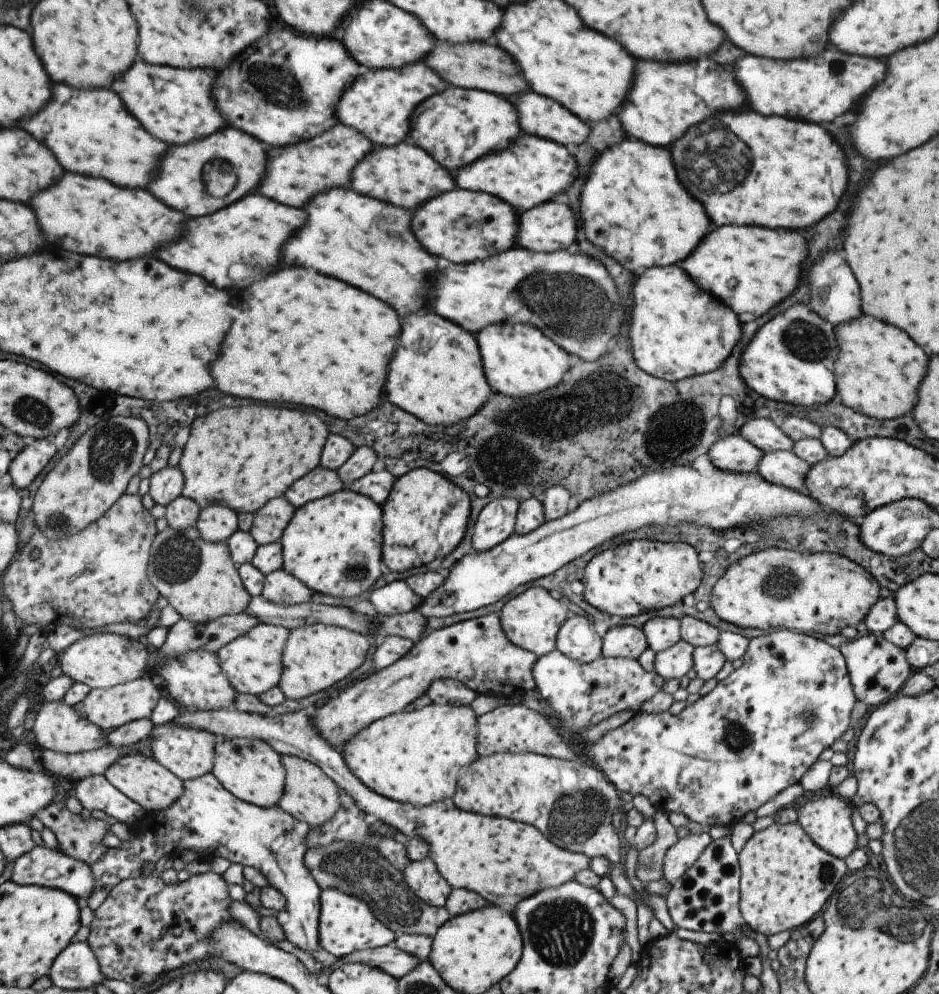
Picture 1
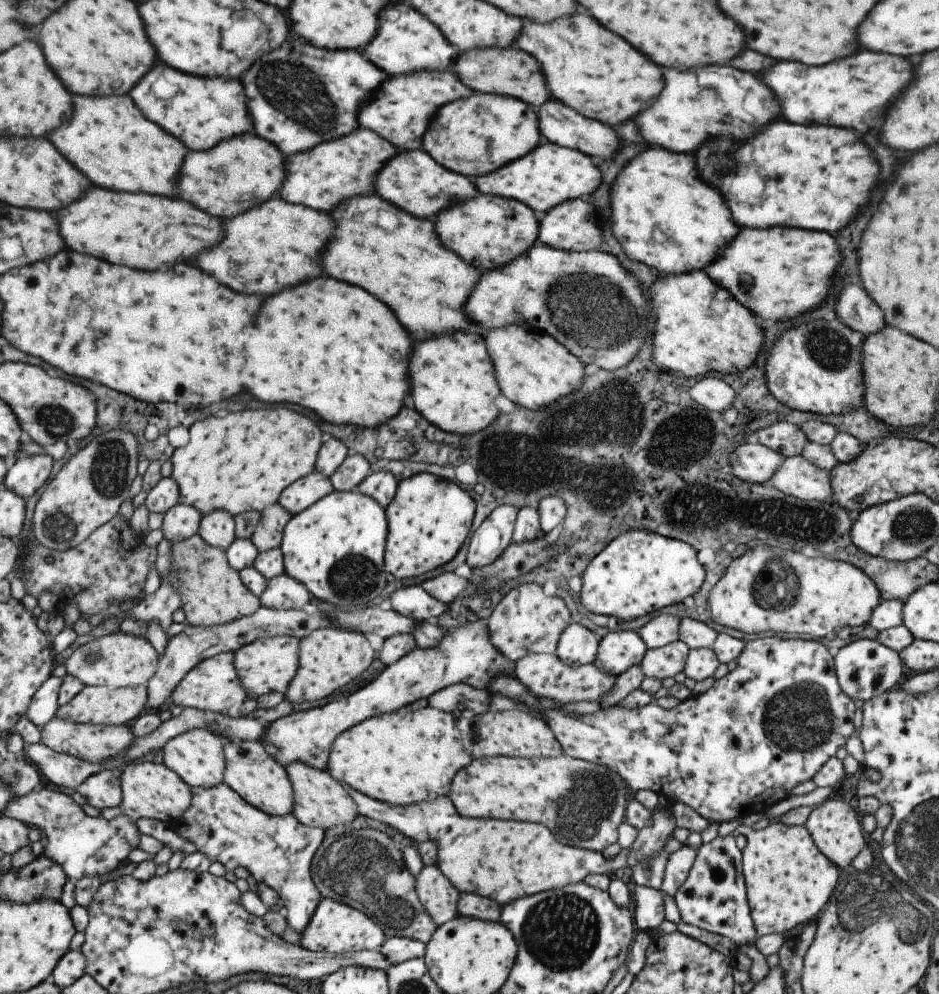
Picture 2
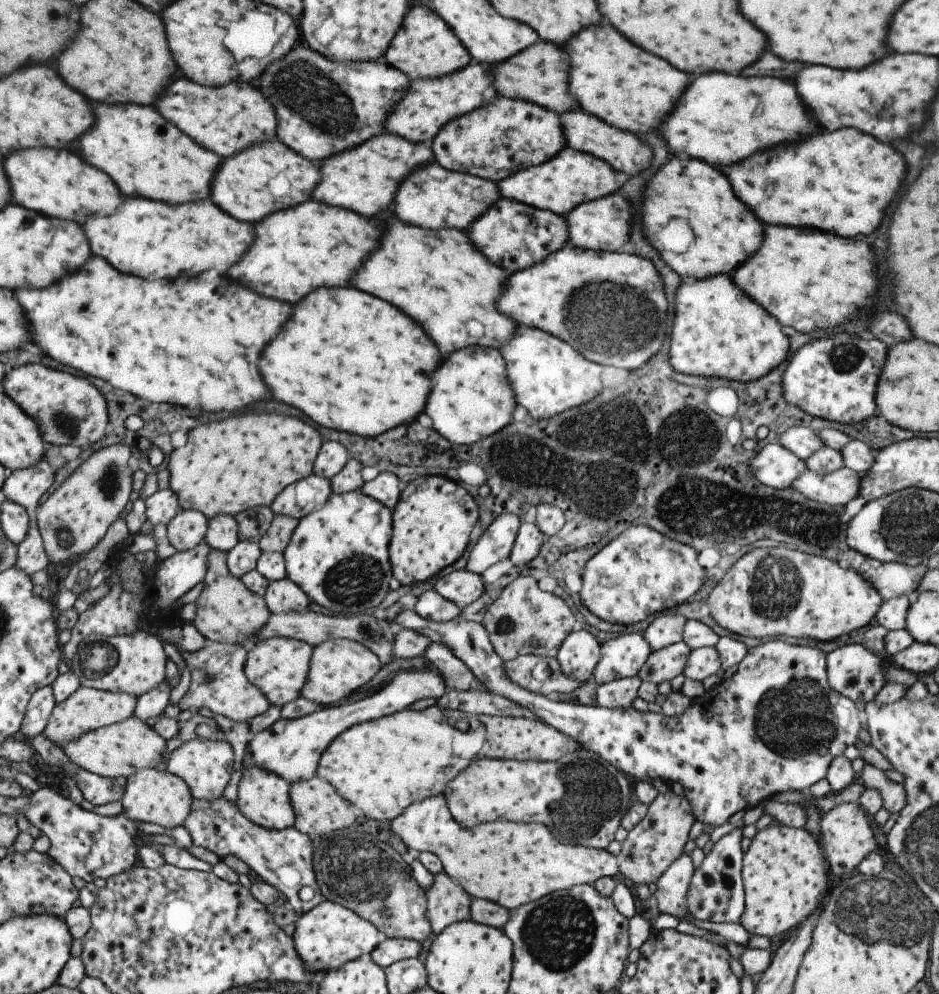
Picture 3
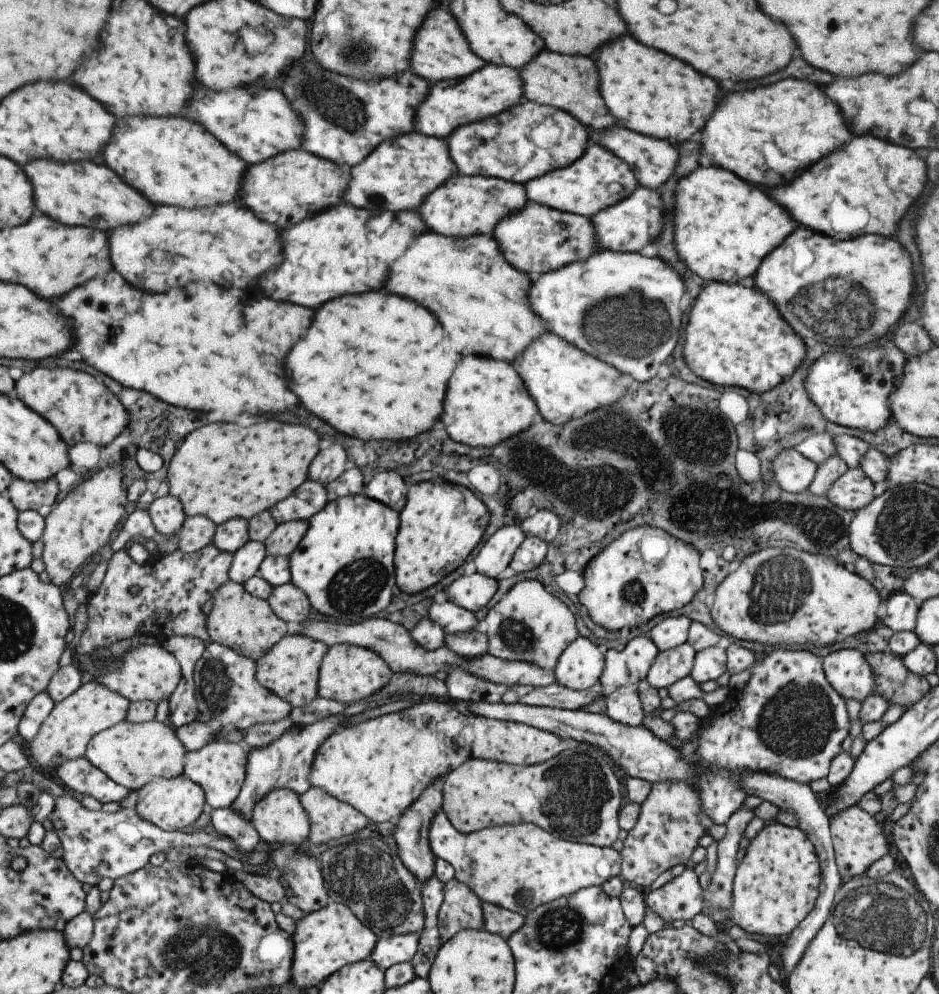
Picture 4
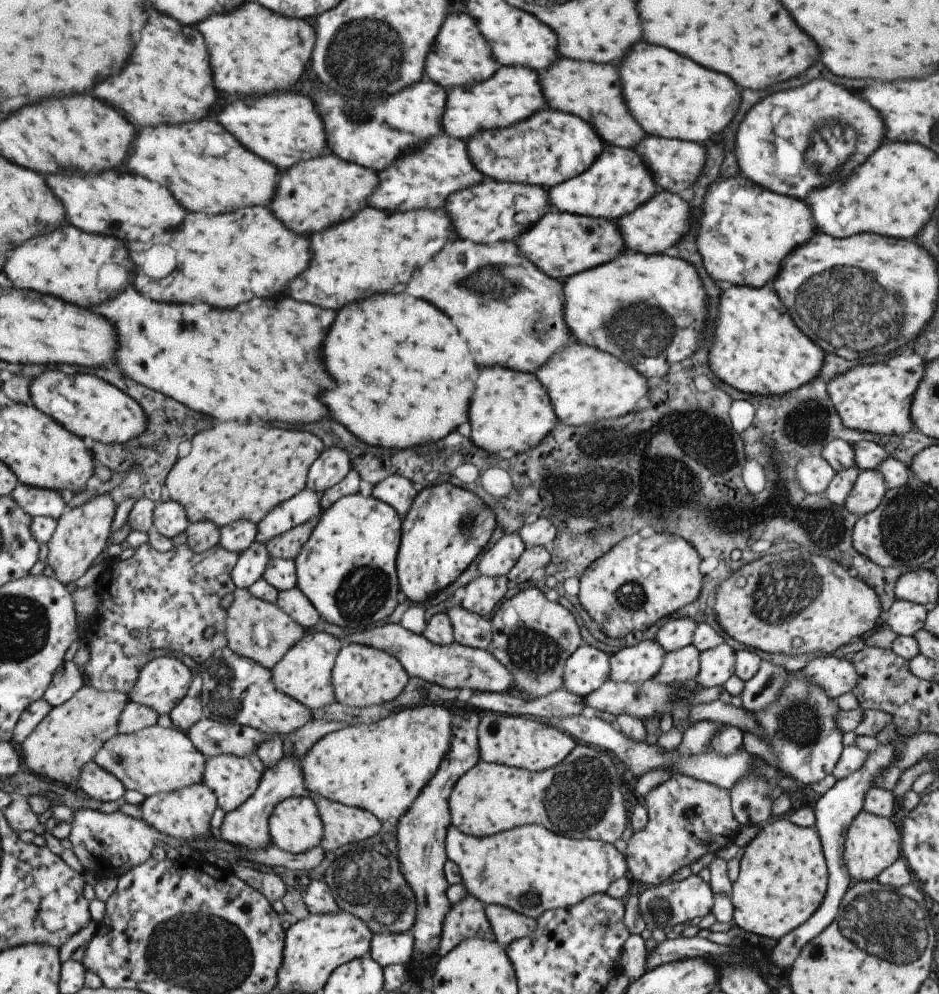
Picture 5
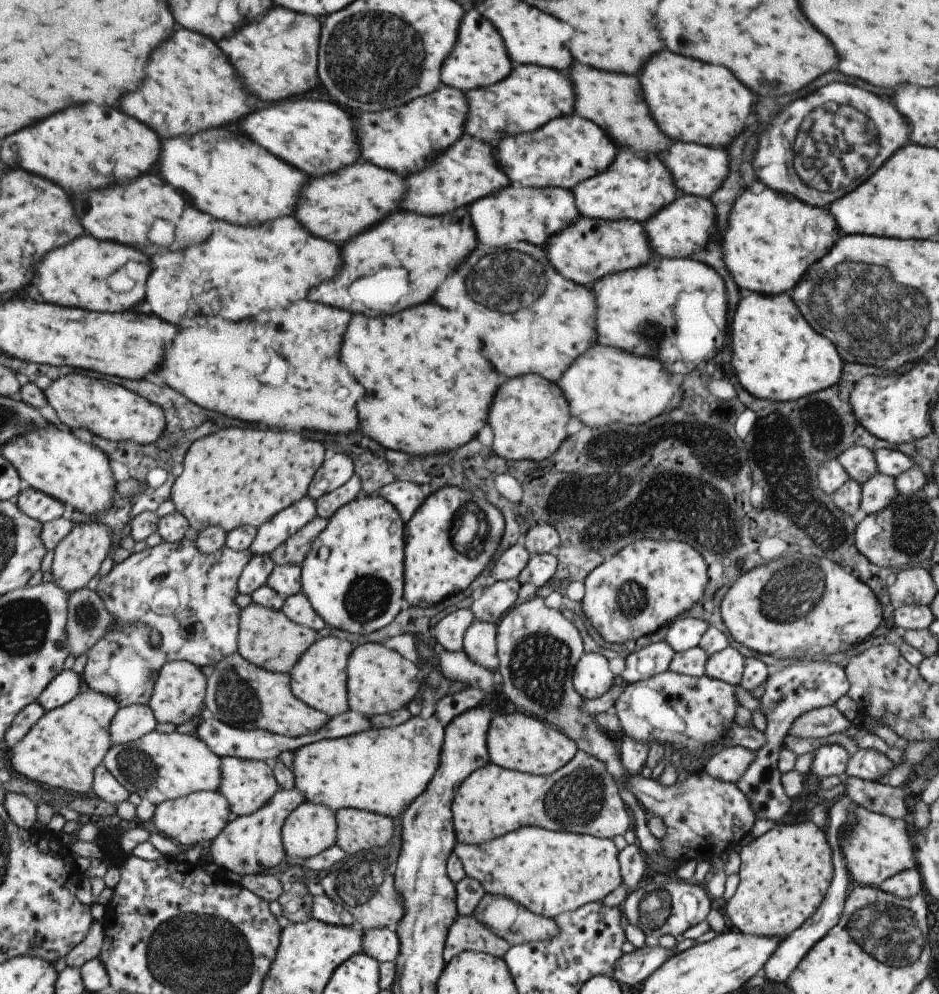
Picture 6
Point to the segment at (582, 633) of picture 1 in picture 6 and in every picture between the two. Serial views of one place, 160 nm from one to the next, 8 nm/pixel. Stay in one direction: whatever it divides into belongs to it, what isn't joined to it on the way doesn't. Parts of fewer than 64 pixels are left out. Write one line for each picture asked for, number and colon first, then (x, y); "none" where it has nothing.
2: (577, 646)
3: (578, 654)
4: (579, 666)
5: (585, 670)
6: (591, 678)

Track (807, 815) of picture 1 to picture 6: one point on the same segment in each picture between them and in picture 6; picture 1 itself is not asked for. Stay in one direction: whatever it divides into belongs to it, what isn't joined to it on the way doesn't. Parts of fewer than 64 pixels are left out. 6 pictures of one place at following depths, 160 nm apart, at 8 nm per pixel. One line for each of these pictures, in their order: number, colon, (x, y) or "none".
2: (834, 827)
3: (845, 835)
4: (856, 839)
5: (871, 843)
6: (874, 847)

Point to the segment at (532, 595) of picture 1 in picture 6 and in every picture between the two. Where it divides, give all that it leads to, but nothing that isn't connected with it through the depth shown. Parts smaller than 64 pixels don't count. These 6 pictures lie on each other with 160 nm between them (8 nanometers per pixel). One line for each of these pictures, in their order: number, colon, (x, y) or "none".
2: (525, 620)
3: (523, 620)
4: (527, 624)
5: (532, 638)
6: (536, 647)

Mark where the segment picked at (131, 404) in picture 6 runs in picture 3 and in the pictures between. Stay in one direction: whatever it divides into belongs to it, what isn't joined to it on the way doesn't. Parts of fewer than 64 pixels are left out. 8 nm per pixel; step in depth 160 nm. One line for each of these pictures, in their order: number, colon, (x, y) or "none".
3: (70, 410)
4: (83, 409)
5: (90, 407)

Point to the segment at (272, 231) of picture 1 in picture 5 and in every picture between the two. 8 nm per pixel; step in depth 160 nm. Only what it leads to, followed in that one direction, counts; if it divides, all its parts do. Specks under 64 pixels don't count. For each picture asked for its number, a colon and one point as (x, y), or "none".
2: (275, 244)
3: (295, 251)
4: (347, 251)
5: (376, 251)

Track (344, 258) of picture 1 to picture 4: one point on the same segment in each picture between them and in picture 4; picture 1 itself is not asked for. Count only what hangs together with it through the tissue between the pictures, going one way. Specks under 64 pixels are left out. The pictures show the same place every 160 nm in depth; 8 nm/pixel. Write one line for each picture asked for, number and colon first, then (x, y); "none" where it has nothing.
2: (395, 257)
3: (452, 294)
4: (481, 302)

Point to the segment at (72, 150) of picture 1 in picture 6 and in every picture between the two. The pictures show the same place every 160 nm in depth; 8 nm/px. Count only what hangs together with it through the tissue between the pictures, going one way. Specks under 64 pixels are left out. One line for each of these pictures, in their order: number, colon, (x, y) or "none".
2: (109, 139)
3: (147, 157)
4: (173, 161)
5: (200, 163)
6: (226, 175)

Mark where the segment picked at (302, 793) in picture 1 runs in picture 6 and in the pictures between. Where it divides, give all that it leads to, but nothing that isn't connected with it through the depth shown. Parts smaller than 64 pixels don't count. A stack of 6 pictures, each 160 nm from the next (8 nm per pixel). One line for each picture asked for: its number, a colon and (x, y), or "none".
2: (319, 801)
3: (318, 811)
4: (328, 818)
5: (342, 824)
6: (355, 830)

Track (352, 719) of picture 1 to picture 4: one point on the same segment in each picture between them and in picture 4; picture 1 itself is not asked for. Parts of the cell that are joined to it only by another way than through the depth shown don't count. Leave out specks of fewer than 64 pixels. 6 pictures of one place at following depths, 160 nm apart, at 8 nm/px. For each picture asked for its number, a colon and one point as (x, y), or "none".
2: (464, 654)
3: (290, 748)
4: (285, 763)

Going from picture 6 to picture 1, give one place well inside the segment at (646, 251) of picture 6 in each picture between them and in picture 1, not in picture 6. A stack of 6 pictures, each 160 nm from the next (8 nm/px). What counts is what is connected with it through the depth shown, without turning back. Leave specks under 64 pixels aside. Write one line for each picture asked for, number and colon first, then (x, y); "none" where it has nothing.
1: (460, 225)
2: (487, 231)
3: (514, 236)
4: (536, 239)
5: (560, 244)

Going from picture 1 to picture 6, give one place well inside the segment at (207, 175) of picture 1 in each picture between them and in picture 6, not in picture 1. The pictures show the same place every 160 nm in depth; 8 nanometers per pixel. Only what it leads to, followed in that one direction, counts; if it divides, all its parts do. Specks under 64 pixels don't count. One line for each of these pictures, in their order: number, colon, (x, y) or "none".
2: (236, 174)
3: (256, 182)
4: (284, 189)
5: (313, 195)
6: (338, 208)

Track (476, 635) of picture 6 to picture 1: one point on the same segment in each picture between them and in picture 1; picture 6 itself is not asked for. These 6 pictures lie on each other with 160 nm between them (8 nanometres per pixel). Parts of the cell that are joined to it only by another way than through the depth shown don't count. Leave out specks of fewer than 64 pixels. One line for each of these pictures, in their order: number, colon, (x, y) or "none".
1: (396, 598)
2: (413, 602)
3: (430, 606)
4: (451, 619)
5: (468, 629)

